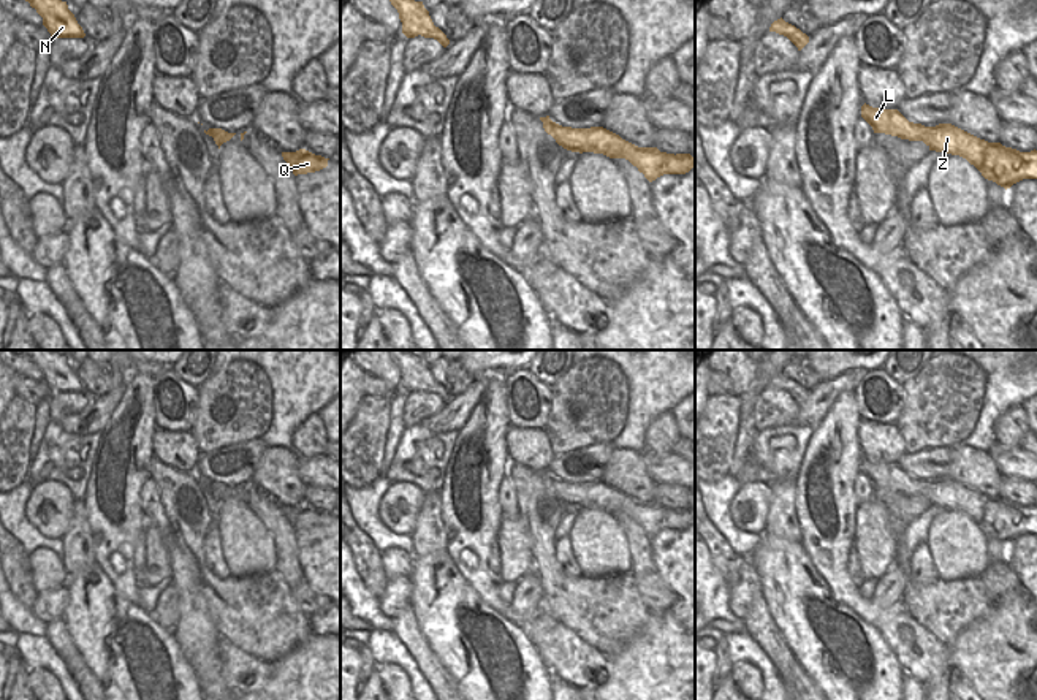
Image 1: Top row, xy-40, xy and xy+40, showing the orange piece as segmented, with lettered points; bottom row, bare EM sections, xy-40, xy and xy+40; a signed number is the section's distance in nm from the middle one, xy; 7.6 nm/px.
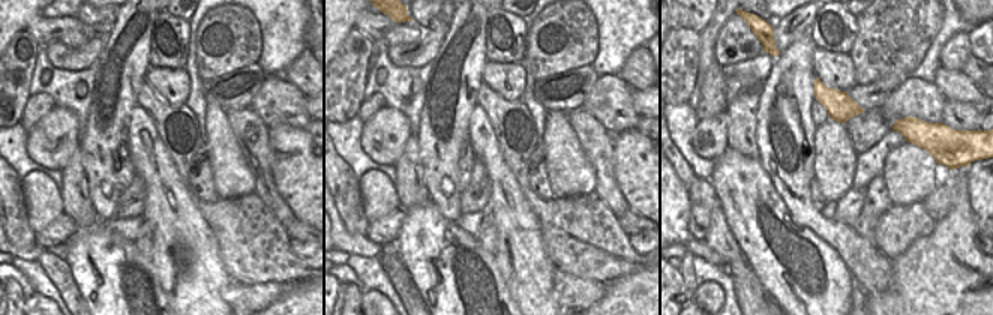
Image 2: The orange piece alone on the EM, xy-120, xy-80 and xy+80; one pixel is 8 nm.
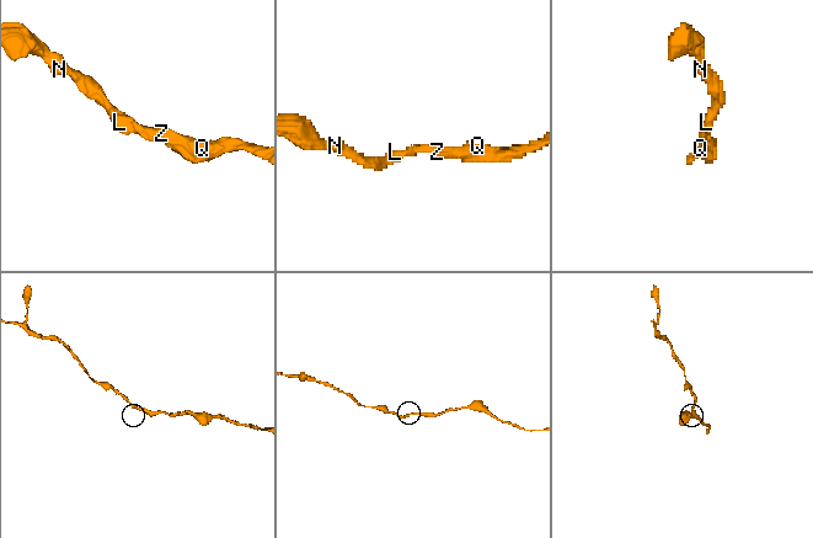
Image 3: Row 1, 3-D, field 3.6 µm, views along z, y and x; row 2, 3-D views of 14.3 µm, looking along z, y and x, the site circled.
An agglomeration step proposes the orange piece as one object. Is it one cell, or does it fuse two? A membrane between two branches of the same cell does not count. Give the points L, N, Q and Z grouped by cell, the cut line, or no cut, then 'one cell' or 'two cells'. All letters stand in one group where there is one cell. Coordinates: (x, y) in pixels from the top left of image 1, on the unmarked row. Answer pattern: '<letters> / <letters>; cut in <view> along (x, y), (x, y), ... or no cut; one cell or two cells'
L N Q Z; no cut; one cell

